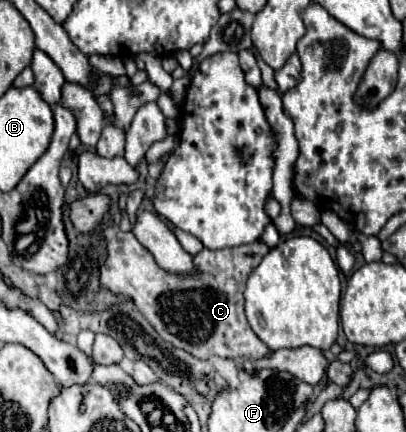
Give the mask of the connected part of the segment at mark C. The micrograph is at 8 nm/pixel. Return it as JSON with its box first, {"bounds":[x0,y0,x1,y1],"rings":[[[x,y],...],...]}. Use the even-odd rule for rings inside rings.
{"bounds":[69,194,271,360],"rings":[[[87,194],[71,202],[69,218],[79,234],[93,236],[99,234],[107,246],[107,262],[101,270],[101,286],[117,296],[127,296],[133,300],[137,310],[147,318],[155,332],[175,348],[181,348],[195,358],[207,360],[211,356],[225,358],[245,358],[257,360],[267,356],[271,350],[259,342],[245,318],[245,284],[247,276],[259,266],[269,248],[263,242],[253,242],[235,248],[207,250],[203,248],[195,258],[199,266],[199,278],[183,278],[159,270],[151,254],[139,244],[133,232],[121,232],[119,226],[107,218],[111,210],[111,198],[107,194]]]}

